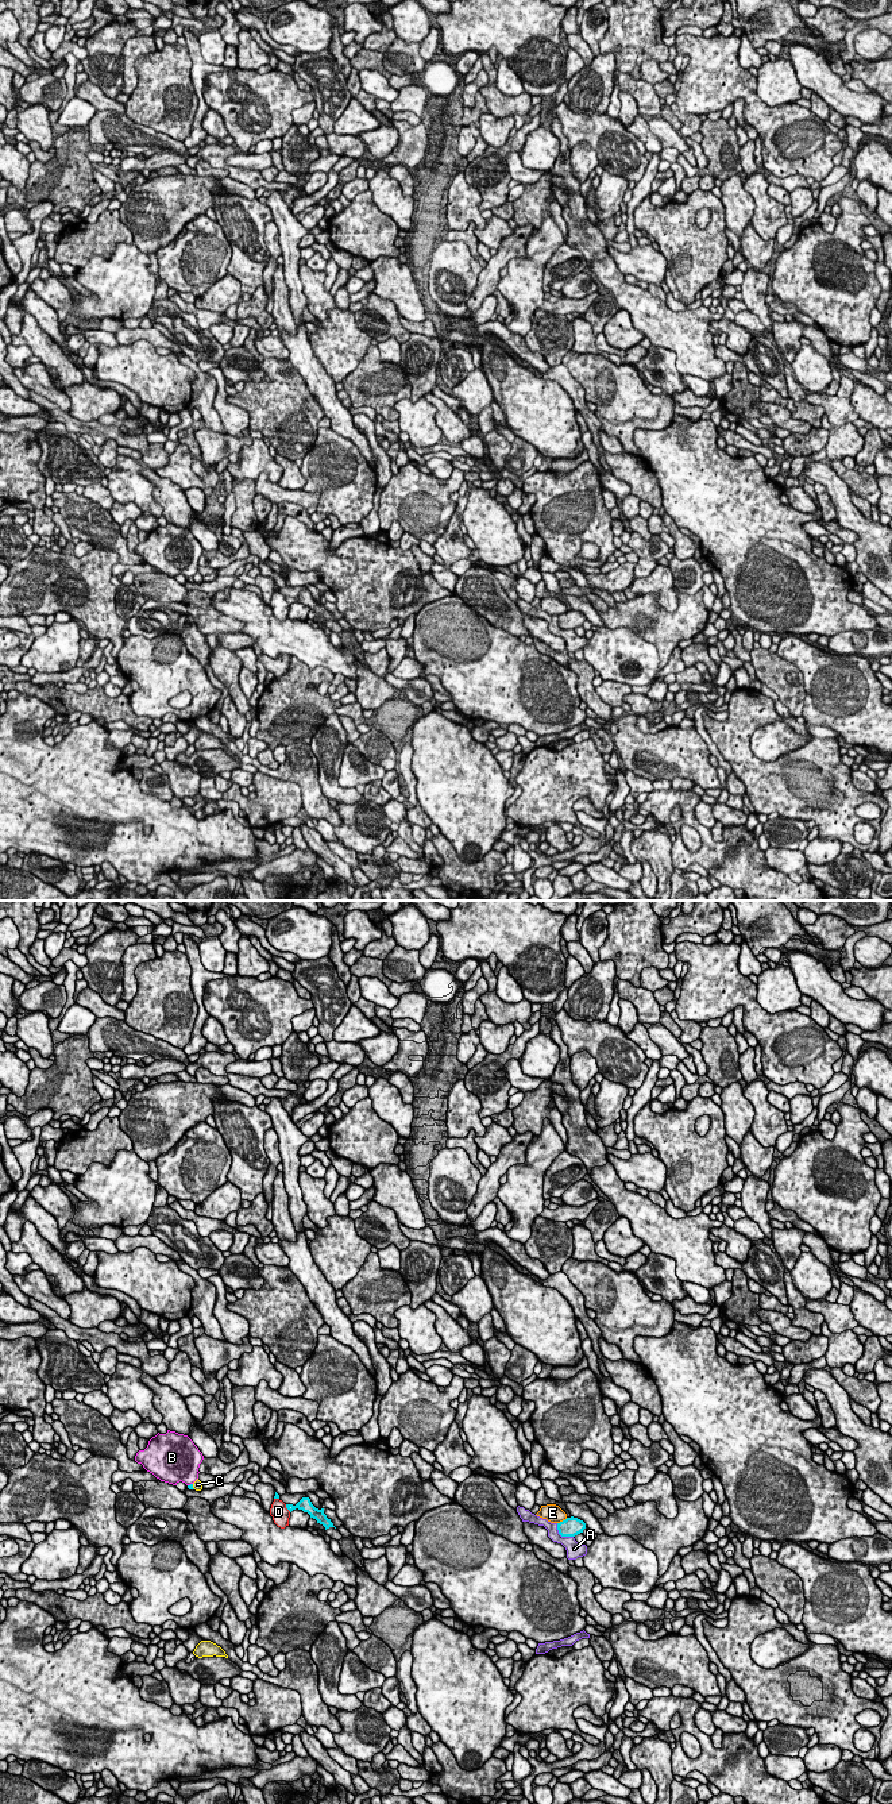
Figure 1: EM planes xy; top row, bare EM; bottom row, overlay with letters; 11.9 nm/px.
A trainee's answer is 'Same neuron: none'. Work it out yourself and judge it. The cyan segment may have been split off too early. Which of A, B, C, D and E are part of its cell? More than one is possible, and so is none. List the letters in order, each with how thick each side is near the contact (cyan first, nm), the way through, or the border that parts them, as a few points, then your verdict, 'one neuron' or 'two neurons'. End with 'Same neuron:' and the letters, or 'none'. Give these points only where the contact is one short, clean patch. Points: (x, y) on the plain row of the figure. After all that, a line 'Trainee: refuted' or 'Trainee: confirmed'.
A: 220/190 nm | two neurons
B: 60/380 nm | along xy (192, 575), (188, 578) | two neurons
C: 60/120 nm | along xy (192, 577), (194, 581) | two neurons
D: 160/200 nm | two neurons
E: 220/220 nm | two neurons
Same neuron: none
Trainee: confirmed

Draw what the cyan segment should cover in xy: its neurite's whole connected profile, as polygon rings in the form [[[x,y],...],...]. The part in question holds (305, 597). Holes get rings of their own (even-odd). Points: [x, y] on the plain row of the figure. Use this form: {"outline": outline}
{"outline": [[[302,590],[296,598],[293,597],[286,597],[286,601],[291,605],[293,602],[298,601],[302,602],[304,605],[308,605],[310,610],[316,612],[317,616],[323,617],[327,621],[335,620],[331,612],[327,610],[324,606],[324,601],[318,602],[316,601],[309,590]]]}

